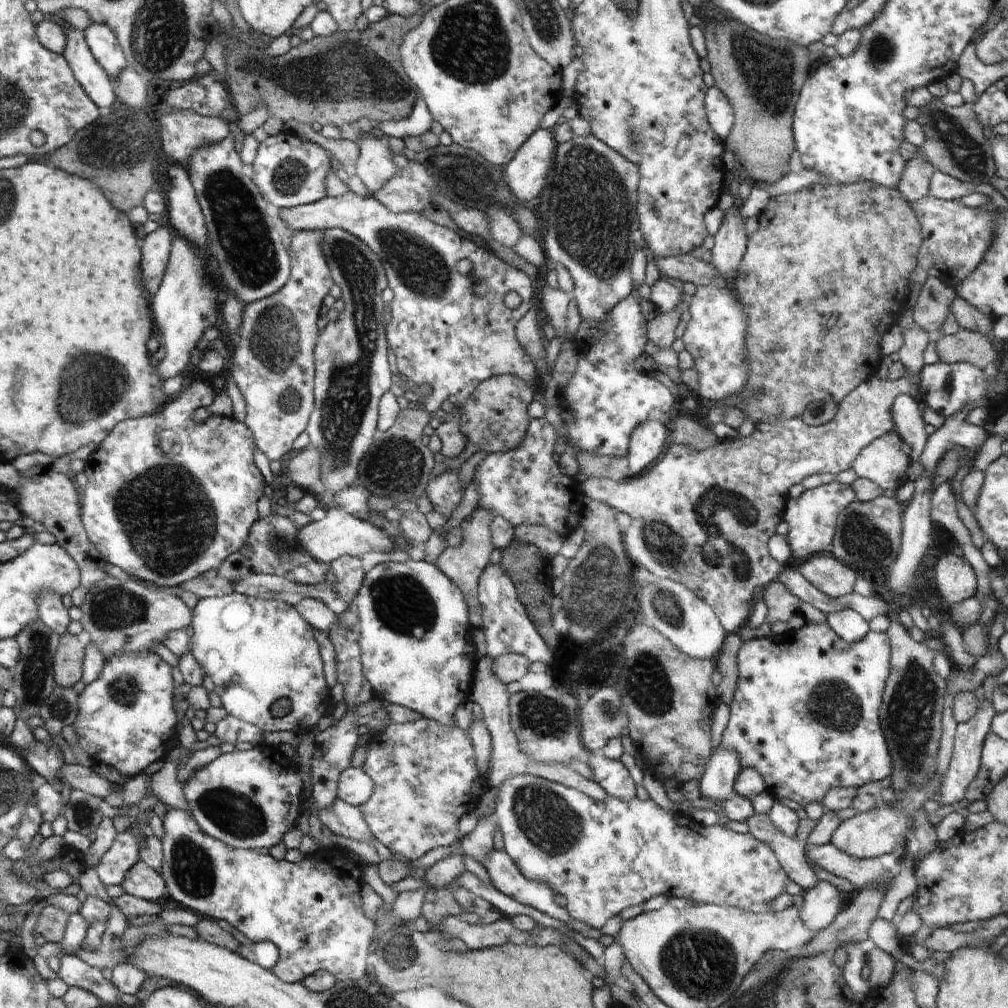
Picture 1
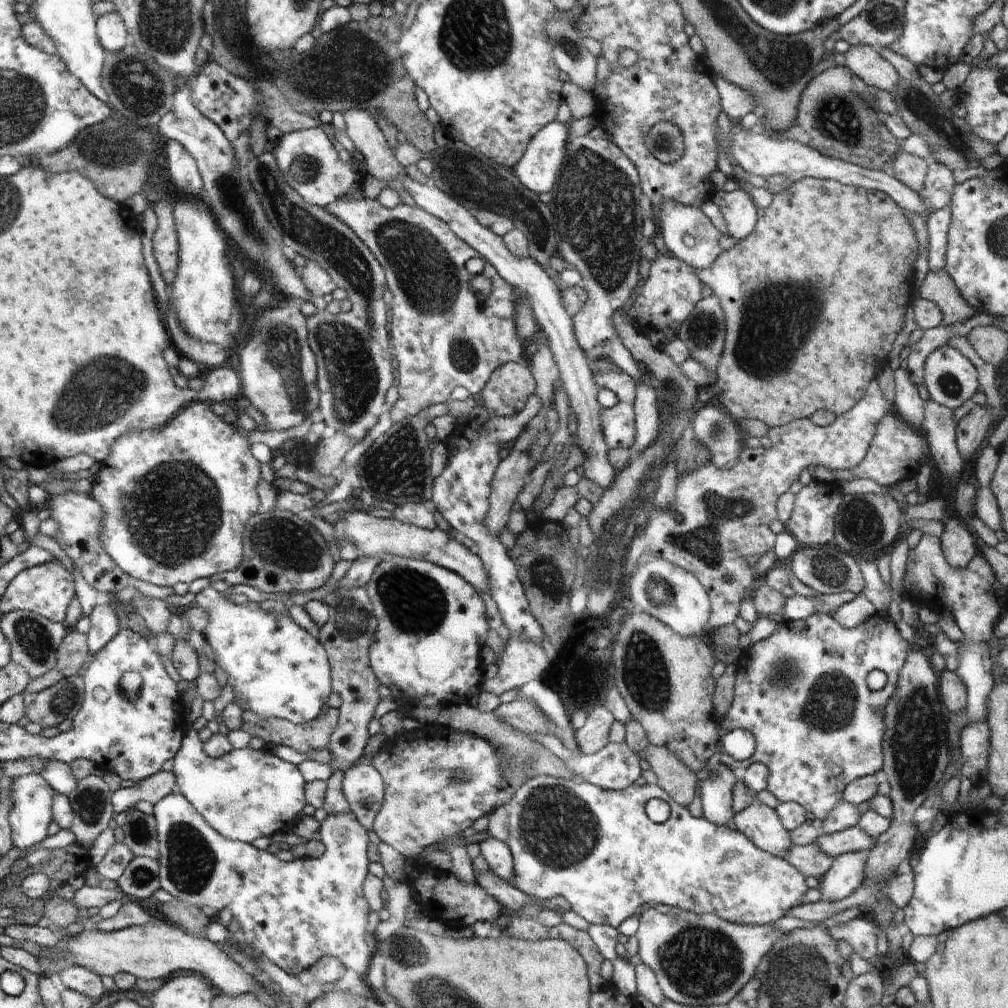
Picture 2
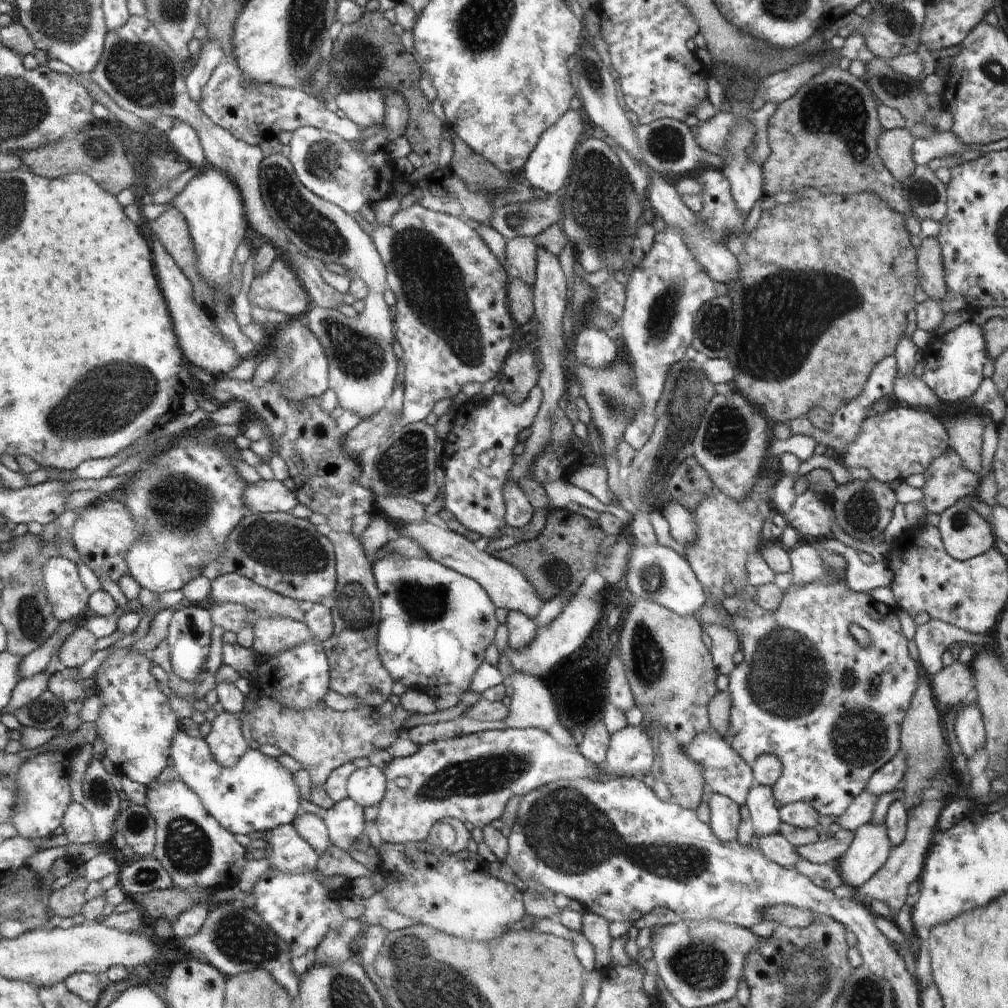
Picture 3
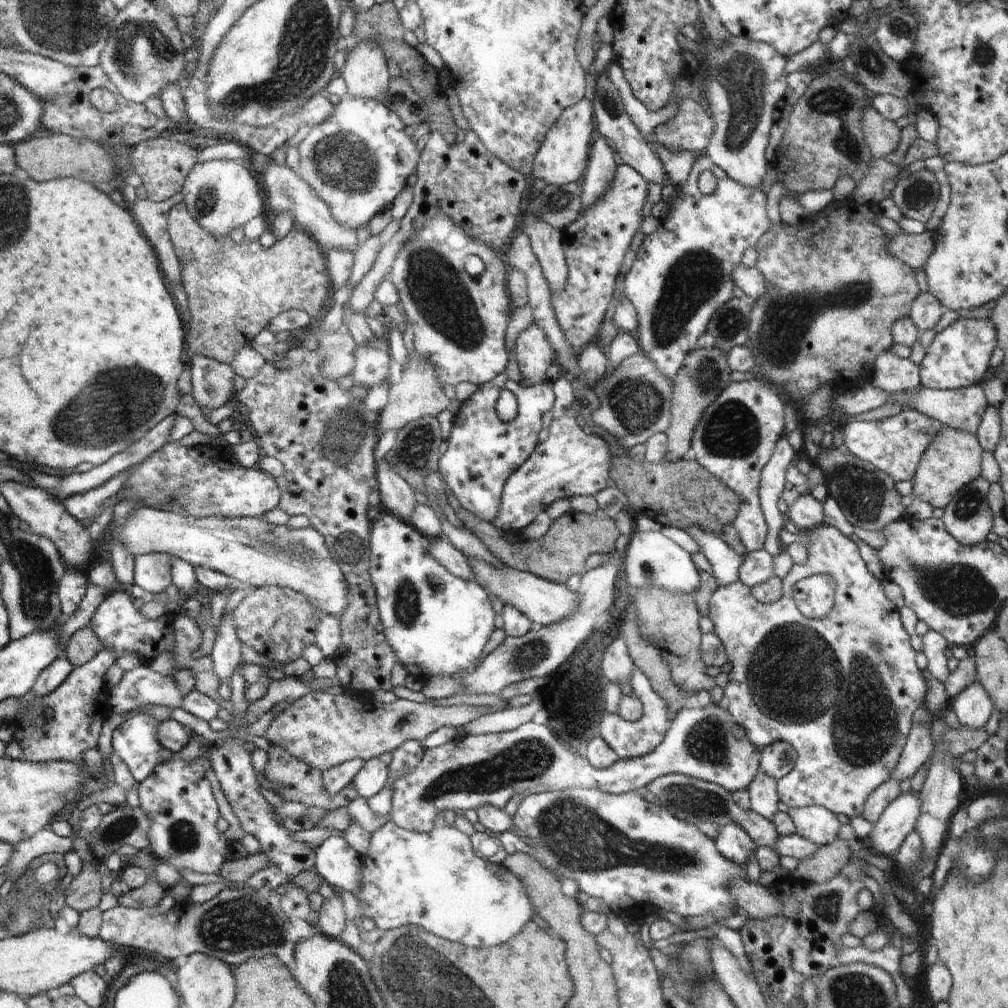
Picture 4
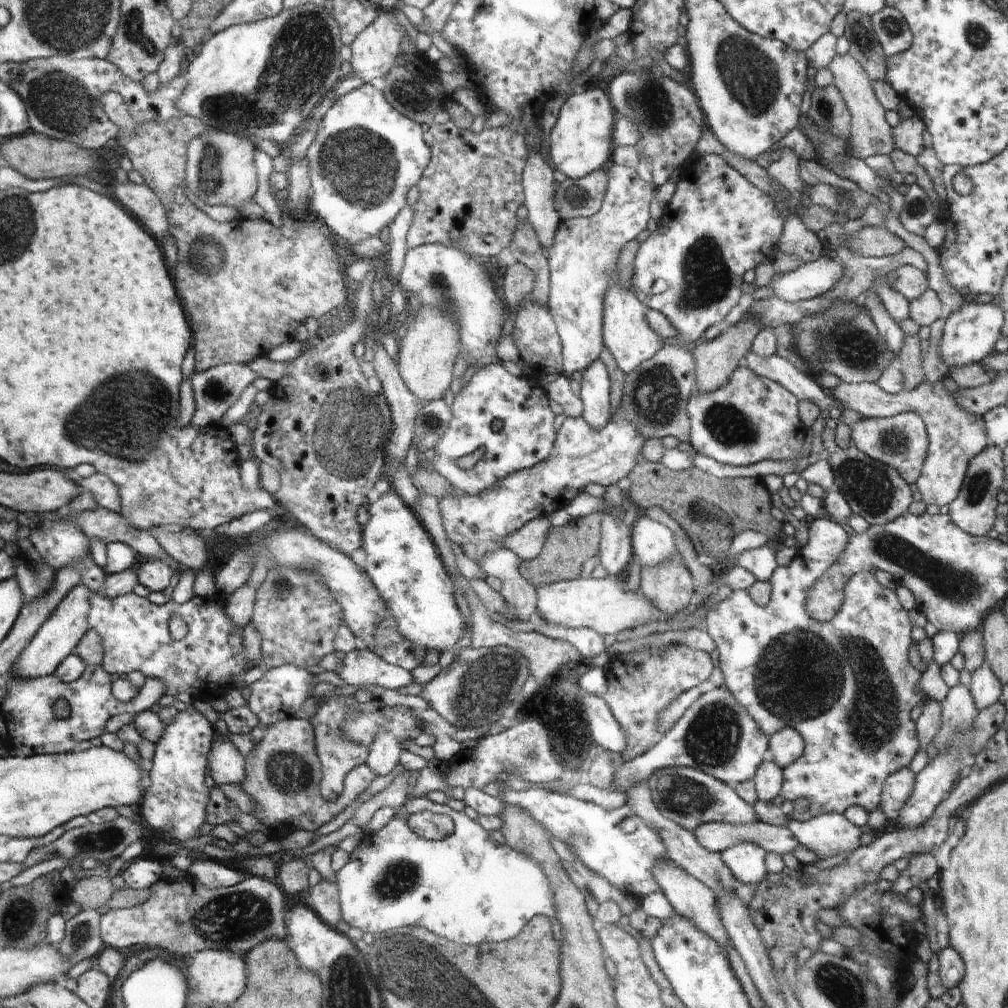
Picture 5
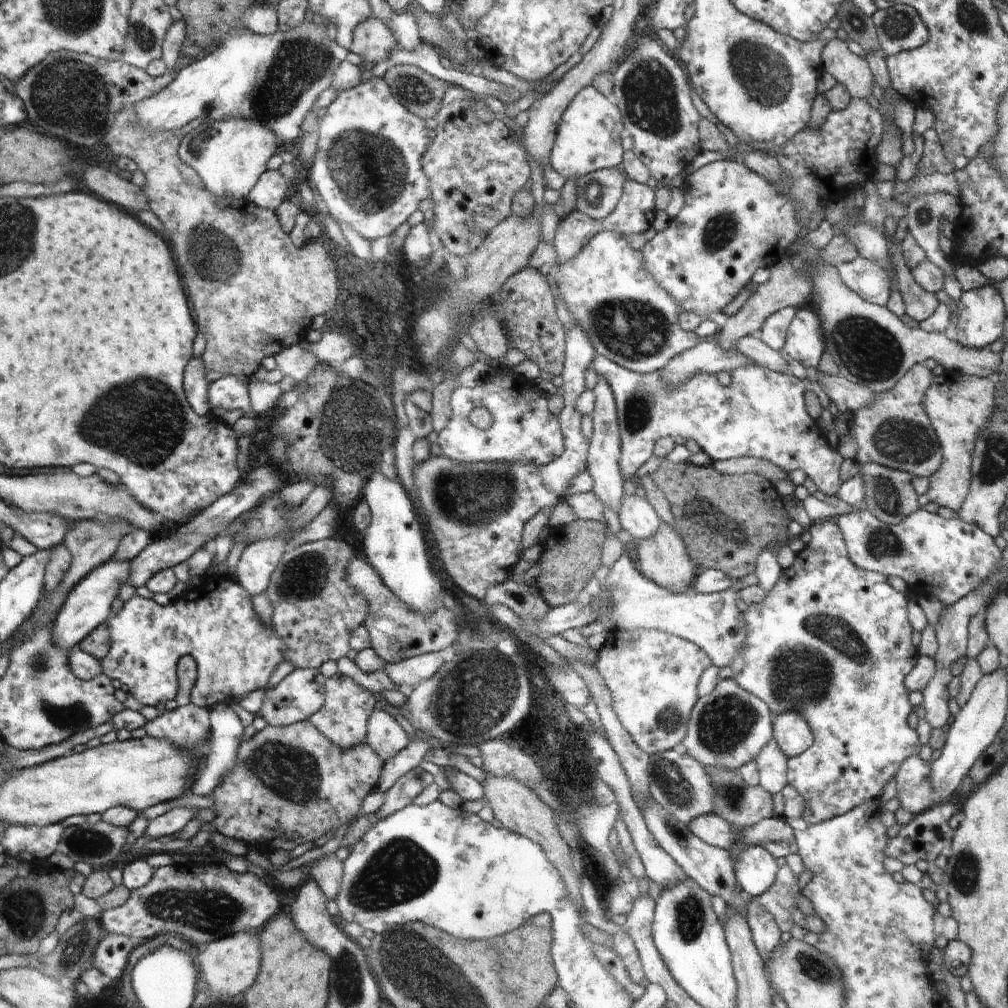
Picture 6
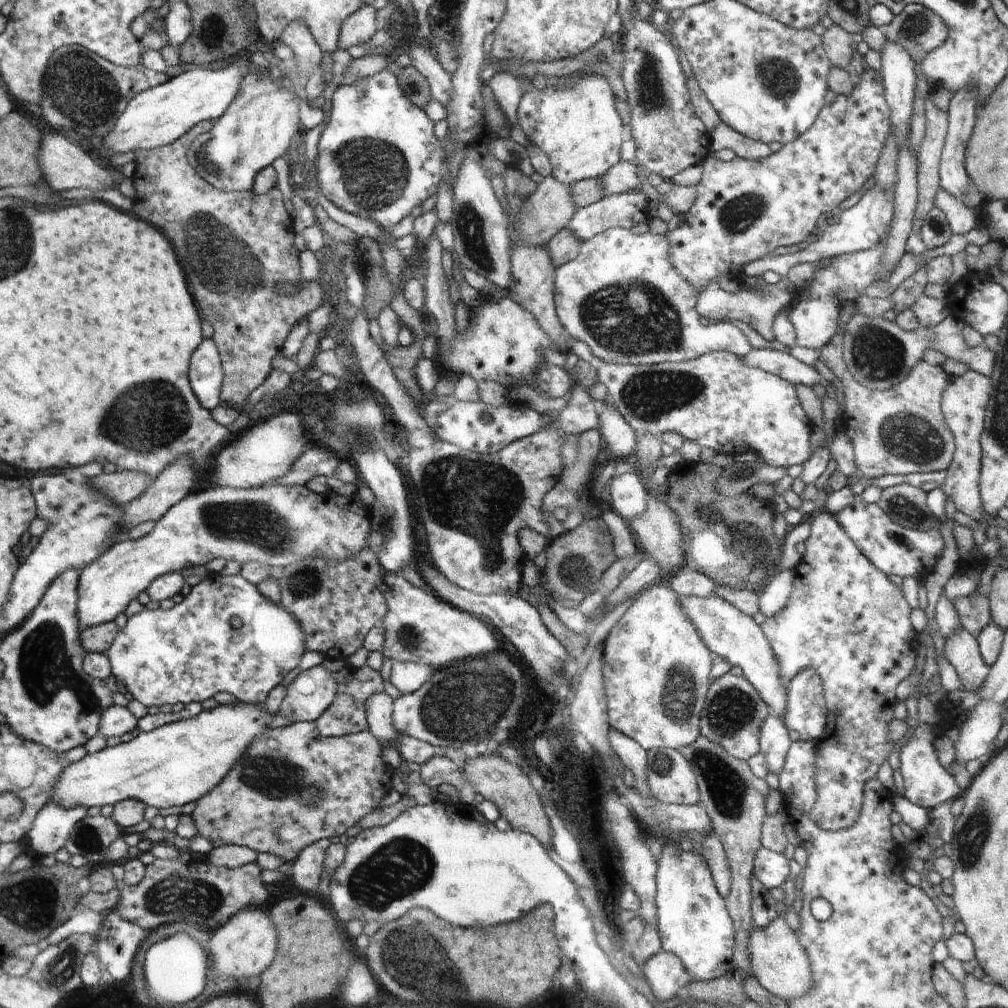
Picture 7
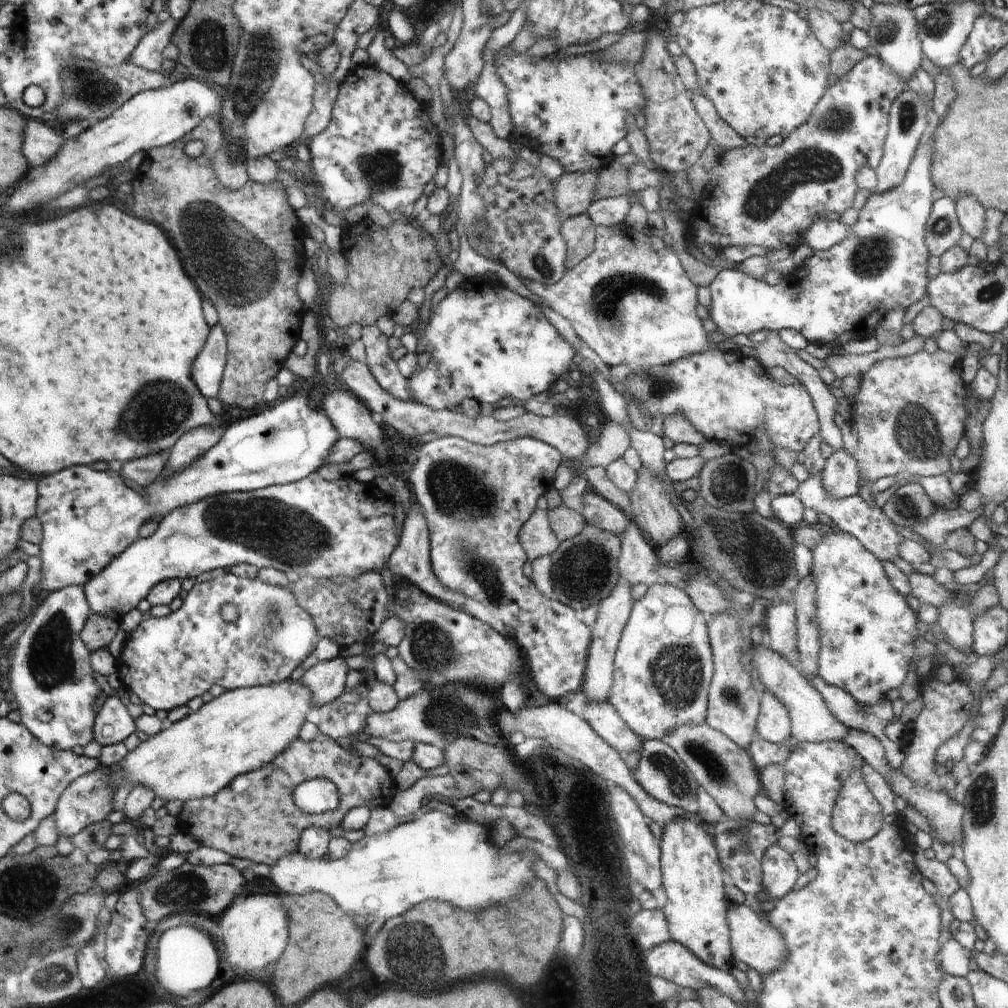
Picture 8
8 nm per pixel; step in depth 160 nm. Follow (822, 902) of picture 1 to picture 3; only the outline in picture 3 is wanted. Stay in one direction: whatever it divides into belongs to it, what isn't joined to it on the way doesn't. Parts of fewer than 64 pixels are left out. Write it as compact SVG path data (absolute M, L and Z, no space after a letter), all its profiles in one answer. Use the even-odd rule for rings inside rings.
M866 823L855 830L854 838L838 860L838 872L853 888L870 880L888 860L892 844L884 823Z

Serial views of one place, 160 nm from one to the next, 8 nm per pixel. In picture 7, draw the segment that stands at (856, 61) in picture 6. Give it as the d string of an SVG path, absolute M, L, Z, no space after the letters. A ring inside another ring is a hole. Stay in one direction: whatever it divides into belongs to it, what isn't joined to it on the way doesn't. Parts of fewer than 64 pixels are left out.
M832 25L824 30L820 38L831 66L851 70L850 62L854 52L851 34L840 26Z

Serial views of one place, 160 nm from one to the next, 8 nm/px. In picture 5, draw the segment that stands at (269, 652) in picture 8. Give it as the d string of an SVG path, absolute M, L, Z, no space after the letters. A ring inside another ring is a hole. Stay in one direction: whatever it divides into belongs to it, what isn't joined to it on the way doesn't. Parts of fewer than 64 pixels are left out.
M91 592L90 596L90 610L88 610L88 628L89 629L95 629L96 632L98 632L98 635L100 635L100 638L102 639L102 644L104 647L104 656L102 661L102 668L106 670L106 672L110 674L130 674L130 672L134 672L134 670L139 670L146 678L153 678L161 680L165 686L166 686L166 695L173 696L176 698L177 694L180 693L188 693L190 696L192 696L192 700L206 700L206 701L213 701L216 699L222 698L222 692L223 690L226 690L226 688L231 686L232 682L232 676L238 676L238 674L242 674L243 672L246 672L251 668L250 665L247 665L247 660L245 659L245 646L244 646L244 638L241 635L242 632L240 629L237 629L235 627L235 624L230 620L229 615L225 613L225 598L218 593L214 593L213 595L203 597L194 595L188 602L178 604L177 602L174 602L174 599L170 599L168 602L166 601L163 605L155 605L154 603L148 601L146 597L140 597L139 595L136 595L135 593L128 593L125 595L116 596L114 598L108 598L108 597L101 597L100 595L97 595L93 592ZM174 614L178 614L178 616L181 616L180 622L186 623L188 628L188 635L185 639L182 640L176 640L175 636L172 636L172 623L170 620L172 620L172 616Z

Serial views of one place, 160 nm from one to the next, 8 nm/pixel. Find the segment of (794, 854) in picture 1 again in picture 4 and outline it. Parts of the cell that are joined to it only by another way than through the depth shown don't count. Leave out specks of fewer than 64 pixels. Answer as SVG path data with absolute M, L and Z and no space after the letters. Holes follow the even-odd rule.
M758 772L747 789L751 809L770 821L778 811L777 780L773 776Z

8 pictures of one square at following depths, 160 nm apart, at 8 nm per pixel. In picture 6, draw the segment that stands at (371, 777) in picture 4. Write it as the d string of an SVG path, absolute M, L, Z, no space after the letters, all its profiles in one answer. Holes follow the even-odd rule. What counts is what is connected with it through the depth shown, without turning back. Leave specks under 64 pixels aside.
M374 710L368 718L364 741L381 756L382 761L388 761L409 744L409 737L388 712Z

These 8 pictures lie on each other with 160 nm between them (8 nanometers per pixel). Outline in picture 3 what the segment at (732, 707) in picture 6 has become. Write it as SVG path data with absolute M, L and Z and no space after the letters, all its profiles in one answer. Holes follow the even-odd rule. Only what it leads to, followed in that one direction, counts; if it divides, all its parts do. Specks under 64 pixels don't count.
M711 726L708 730L695 734L689 743L681 746L681 751L684 756L687 756L703 770L705 784L710 786L712 792L731 798L740 807L745 804L748 791L756 784L751 769L752 765L739 757L729 740L722 737ZM528 727L525 729L491 730L472 733L466 736L449 738L418 746L417 752L407 757L394 757L383 770L385 793L378 804L379 812L375 821L382 840L391 843L422 842L428 839L428 832L435 822L450 817L468 820L481 829L492 820L504 814L506 802L512 796L532 793L534 789L561 780L590 779L603 780L603 770L585 755L574 752L572 748L560 746L546 730Z

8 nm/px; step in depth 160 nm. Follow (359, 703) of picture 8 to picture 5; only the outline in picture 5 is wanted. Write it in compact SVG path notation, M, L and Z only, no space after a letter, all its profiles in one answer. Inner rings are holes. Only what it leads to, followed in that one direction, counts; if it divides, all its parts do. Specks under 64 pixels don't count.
M325 681L315 684L313 696L318 698L318 705L316 712L309 717L315 732L316 752L321 760L322 776L319 789L321 795L329 801L333 801L340 796L344 789L347 772L364 763L369 753L369 747L347 737L341 729L347 719L355 719L359 715L359 712L353 707L359 704L356 697L354 695L330 696L330 691L333 689L334 686Z

